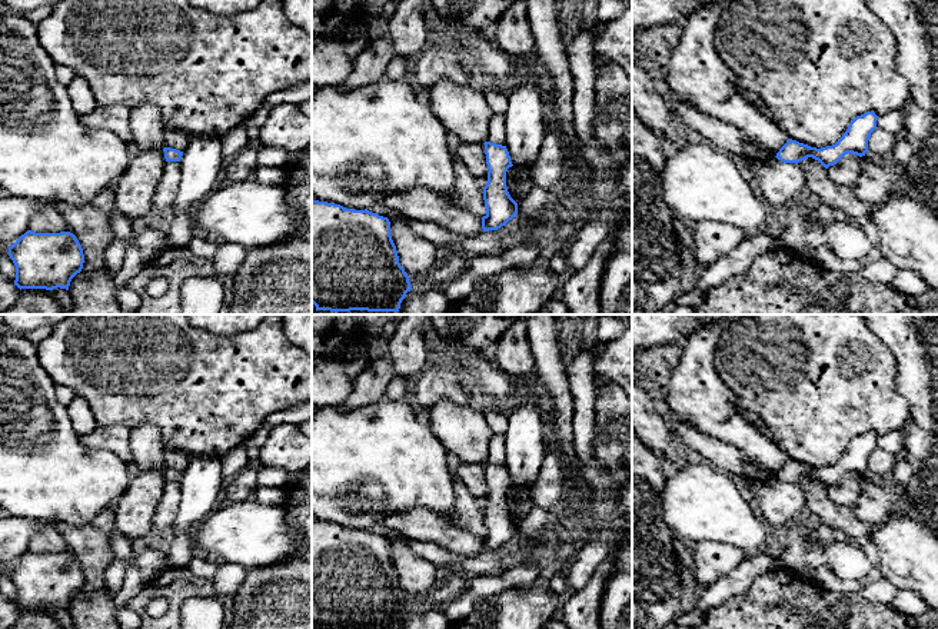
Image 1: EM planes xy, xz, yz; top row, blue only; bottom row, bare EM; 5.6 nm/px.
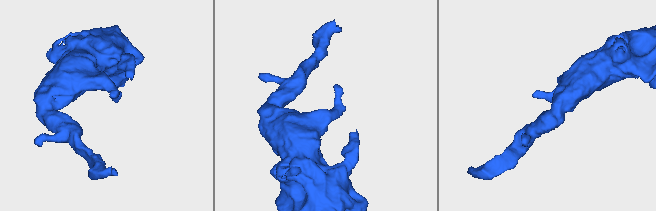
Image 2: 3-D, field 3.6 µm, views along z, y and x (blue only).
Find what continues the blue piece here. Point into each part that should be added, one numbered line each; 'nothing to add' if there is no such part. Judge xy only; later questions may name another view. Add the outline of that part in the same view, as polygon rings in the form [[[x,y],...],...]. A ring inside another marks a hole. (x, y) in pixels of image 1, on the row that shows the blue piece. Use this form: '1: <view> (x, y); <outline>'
nothing to add

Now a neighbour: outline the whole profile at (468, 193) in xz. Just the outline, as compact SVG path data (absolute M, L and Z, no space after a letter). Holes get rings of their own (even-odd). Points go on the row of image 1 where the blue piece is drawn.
M452 153L453 157L453 204L462 210L468 210L479 217L486 216L483 200L483 186L479 179L470 173L463 162Z

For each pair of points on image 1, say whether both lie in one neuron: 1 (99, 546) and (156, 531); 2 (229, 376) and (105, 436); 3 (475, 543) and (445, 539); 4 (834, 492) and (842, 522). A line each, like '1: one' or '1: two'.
1: two
2: two
3: one
4: two

